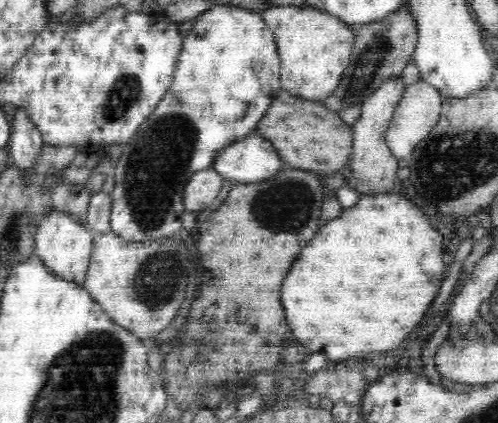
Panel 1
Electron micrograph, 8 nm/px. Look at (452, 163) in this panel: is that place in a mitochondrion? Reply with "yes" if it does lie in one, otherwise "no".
yes

